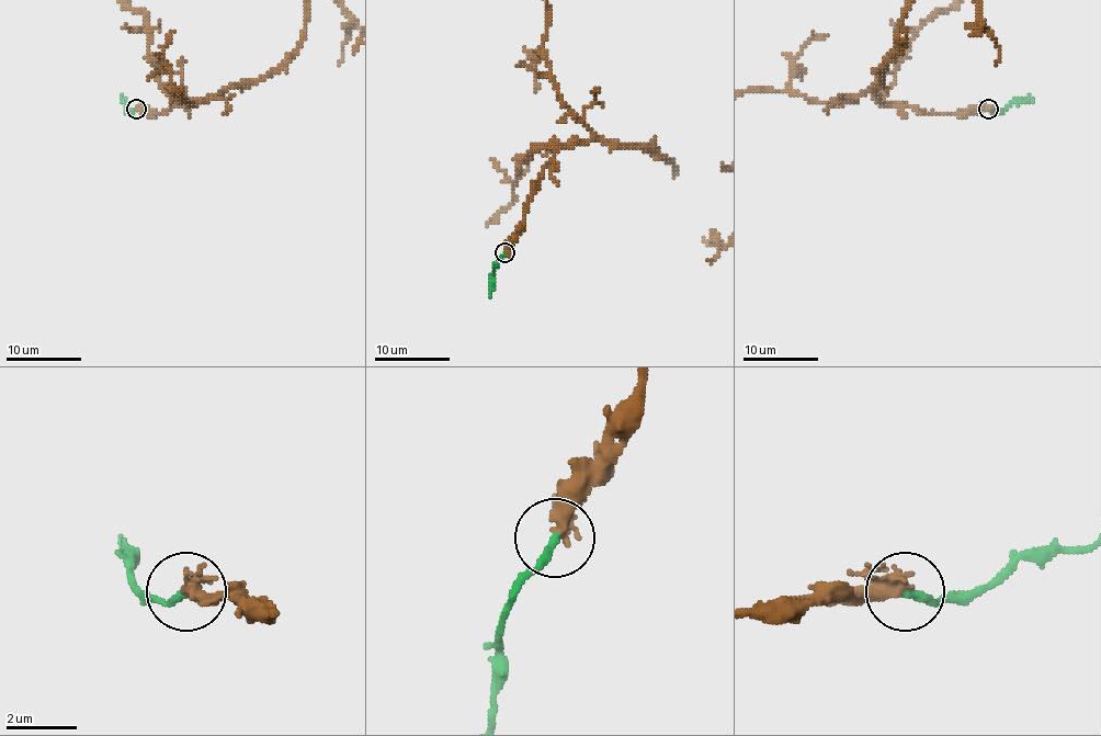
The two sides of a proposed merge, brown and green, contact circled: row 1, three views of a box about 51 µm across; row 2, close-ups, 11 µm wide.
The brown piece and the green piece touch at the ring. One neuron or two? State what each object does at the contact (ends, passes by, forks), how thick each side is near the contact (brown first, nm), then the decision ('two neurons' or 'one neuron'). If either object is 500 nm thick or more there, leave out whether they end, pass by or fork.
brown forks | green ends | 240/240 nm | one neuron

